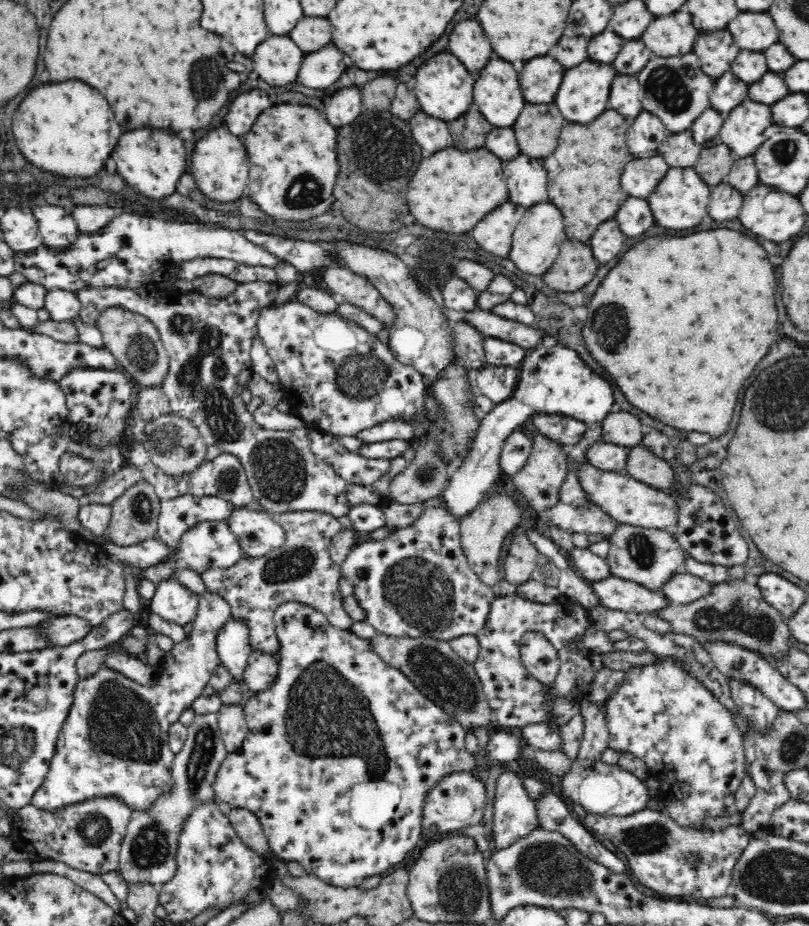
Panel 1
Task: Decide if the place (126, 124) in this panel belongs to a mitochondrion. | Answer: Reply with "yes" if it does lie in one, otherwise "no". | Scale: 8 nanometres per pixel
no

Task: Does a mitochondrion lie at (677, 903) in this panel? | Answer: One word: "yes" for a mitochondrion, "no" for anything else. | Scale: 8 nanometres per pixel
no

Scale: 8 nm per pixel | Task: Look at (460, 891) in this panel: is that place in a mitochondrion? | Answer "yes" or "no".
yes

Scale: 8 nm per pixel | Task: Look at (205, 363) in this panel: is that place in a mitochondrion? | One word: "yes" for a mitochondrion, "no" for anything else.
yes

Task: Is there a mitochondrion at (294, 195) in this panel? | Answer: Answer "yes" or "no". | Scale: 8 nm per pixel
yes

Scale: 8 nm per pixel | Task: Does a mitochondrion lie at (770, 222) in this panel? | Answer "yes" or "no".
no

